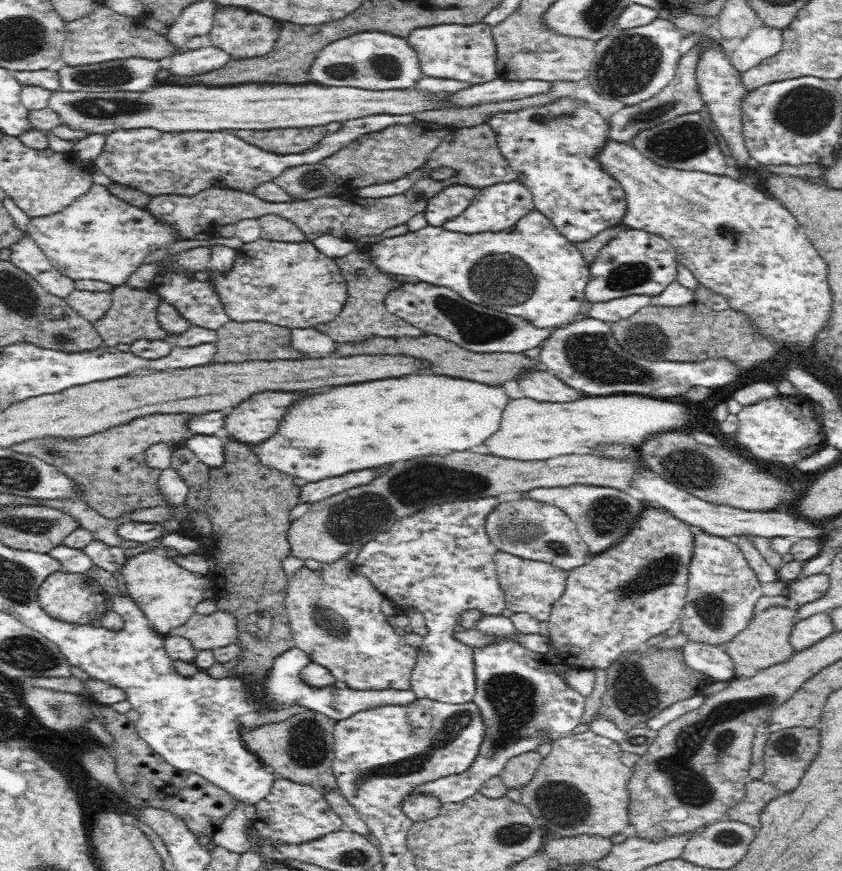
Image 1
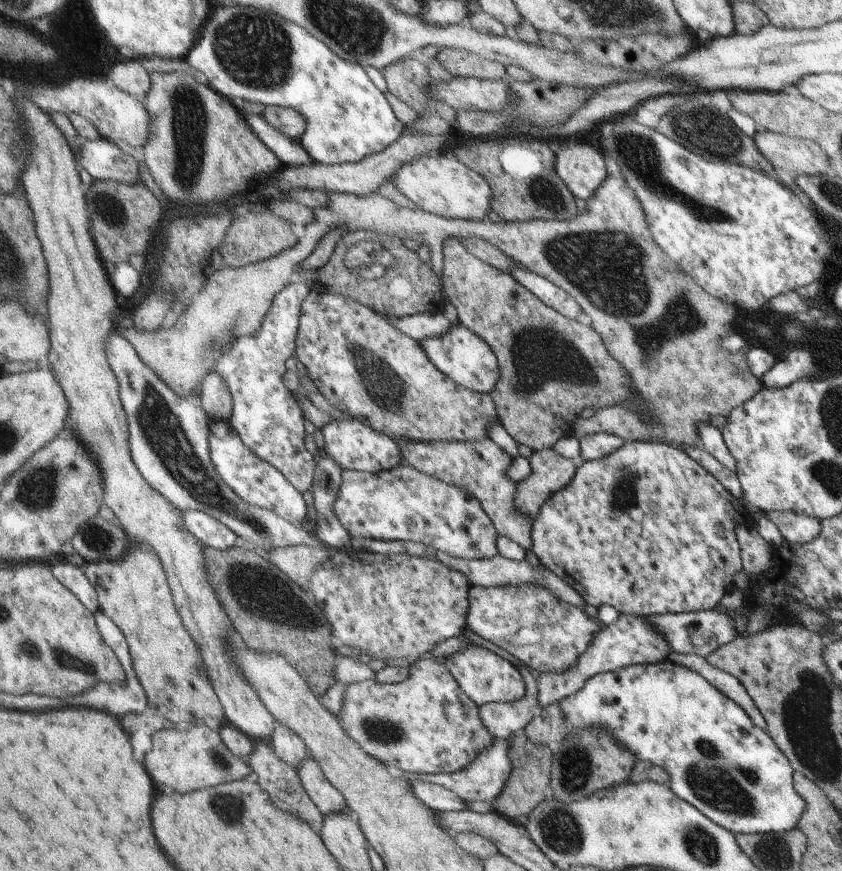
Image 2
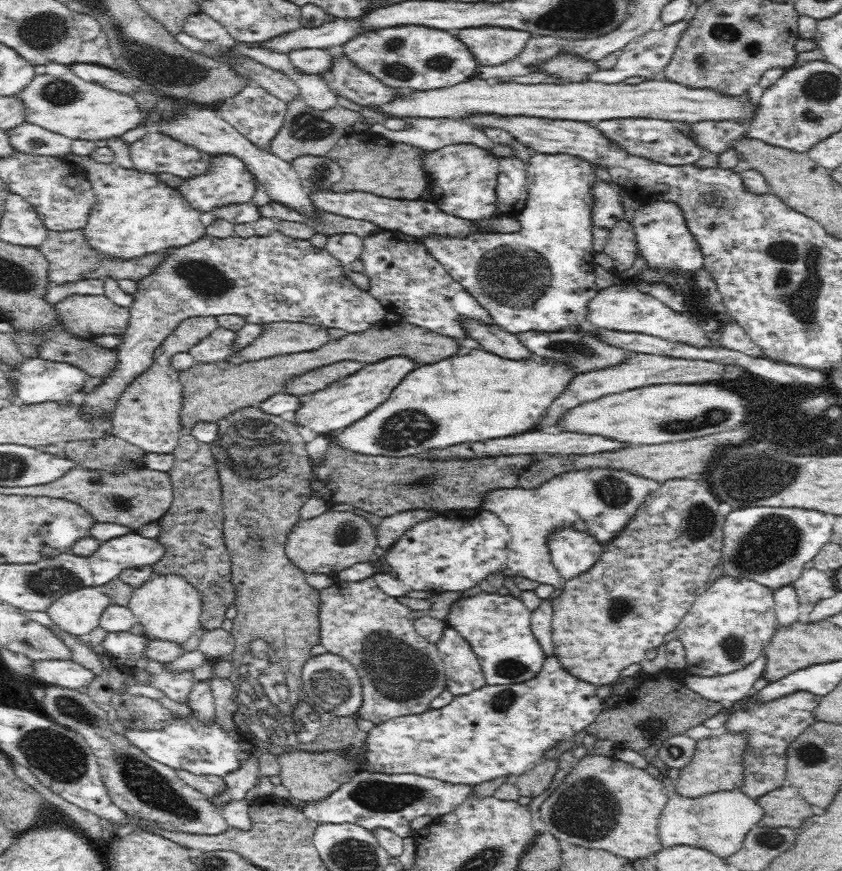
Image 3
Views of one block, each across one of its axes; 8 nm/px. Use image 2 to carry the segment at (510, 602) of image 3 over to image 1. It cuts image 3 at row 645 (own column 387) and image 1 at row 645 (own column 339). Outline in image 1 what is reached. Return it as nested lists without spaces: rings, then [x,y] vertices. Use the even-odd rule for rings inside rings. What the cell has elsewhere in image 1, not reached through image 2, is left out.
[[[482,617],[474,629],[498,636],[496,644],[473,649],[476,677],[473,703],[478,707],[484,723],[484,738],[478,746],[478,754],[464,772],[437,778],[413,790],[431,794],[443,803],[470,798],[489,778],[498,776],[510,758],[536,751],[543,744],[564,738],[580,724],[584,716],[585,698],[568,684],[566,665],[554,666],[542,653],[532,652],[512,639],[499,641],[499,636],[517,634],[508,617]]]

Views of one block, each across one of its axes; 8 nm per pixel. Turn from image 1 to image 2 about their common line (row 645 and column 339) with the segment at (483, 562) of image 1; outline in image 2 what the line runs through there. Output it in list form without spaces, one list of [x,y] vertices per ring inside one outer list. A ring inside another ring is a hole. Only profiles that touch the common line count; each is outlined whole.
[[[330,420],[319,430],[319,449],[327,456],[333,458],[344,471],[356,470],[357,472],[383,472],[391,470],[402,462],[403,456],[394,440],[384,434],[375,432],[369,425],[355,420]]]

